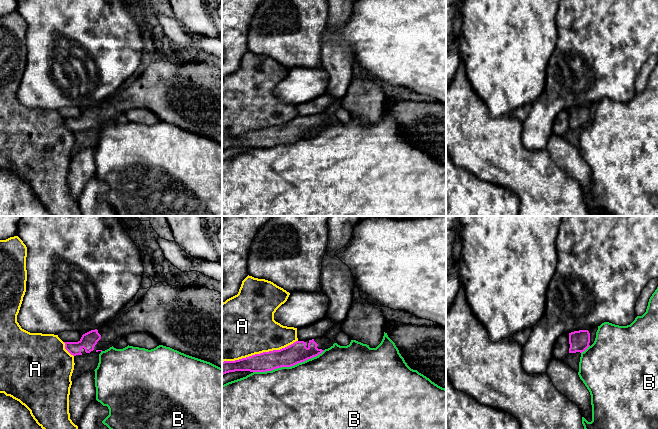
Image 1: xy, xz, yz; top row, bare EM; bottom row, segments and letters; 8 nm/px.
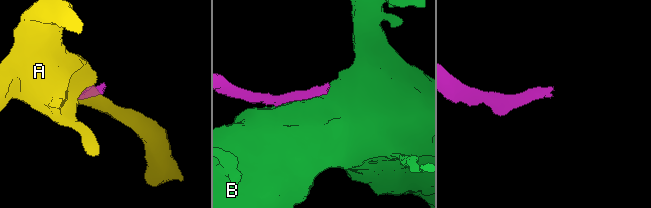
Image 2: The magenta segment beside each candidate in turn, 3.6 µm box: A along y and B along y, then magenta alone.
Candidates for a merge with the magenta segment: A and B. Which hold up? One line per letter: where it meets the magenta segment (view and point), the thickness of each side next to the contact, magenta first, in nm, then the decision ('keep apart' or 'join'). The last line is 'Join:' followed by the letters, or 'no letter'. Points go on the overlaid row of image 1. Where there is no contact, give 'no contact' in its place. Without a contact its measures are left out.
A: xz (260, 353) | 160/480 nm | keep apart
B: xz (288, 366) | 160/500 nm | keep apart
Join: no letter

